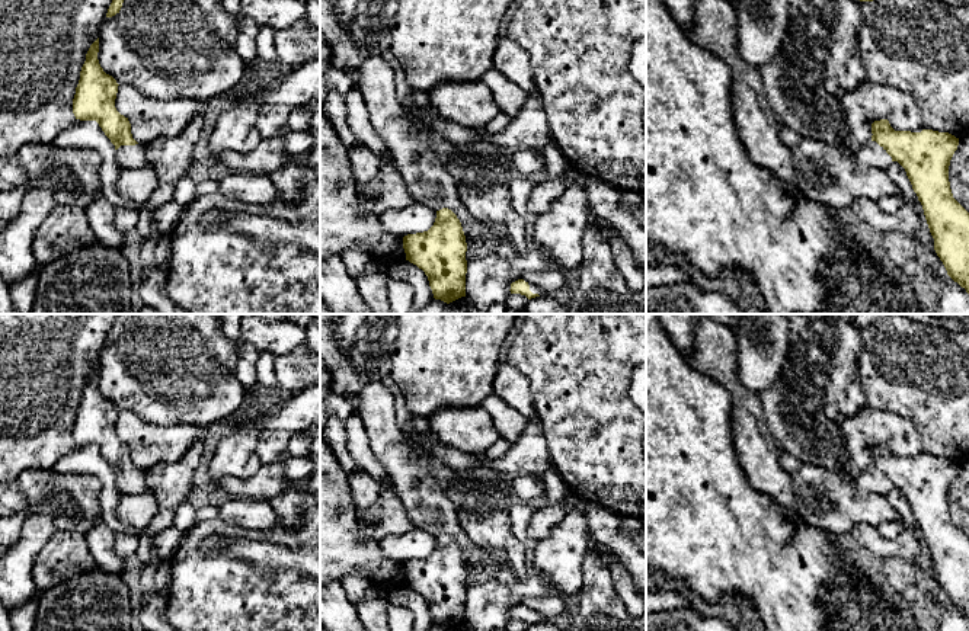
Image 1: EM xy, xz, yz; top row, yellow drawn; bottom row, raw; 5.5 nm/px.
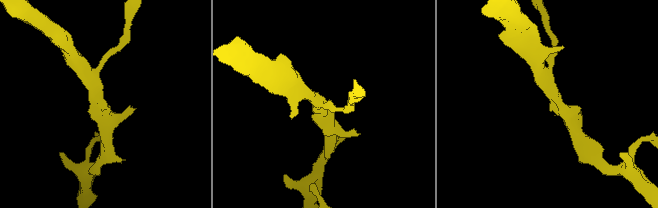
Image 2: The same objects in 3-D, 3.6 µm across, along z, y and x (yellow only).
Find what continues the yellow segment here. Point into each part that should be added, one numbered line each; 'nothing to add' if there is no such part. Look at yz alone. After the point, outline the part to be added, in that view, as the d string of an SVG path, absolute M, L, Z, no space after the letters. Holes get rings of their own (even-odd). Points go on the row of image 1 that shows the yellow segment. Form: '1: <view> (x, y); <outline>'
1: yz (870, 156); M872 140L848 157L863 169L886 169L892 163L892 157L886 150Z

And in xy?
1: xy (127, 156); M121 145L116 150L116 163L121 169L140 169L148 164L144 145Z

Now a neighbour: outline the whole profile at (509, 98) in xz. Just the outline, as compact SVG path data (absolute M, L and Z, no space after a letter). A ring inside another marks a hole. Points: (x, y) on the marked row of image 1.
M490 68L482 77L482 83L484 83L492 90L501 113L508 115L512 119L519 115L528 99L528 92L509 81L495 68Z

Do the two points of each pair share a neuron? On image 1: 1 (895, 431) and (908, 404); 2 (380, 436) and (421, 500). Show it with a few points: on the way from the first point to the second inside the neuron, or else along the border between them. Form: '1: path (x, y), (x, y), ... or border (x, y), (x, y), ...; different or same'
1: border (869, 407), (905, 418), (914, 426), (923, 444); different
2: path (395, 452), (412, 476), (415, 484); same

